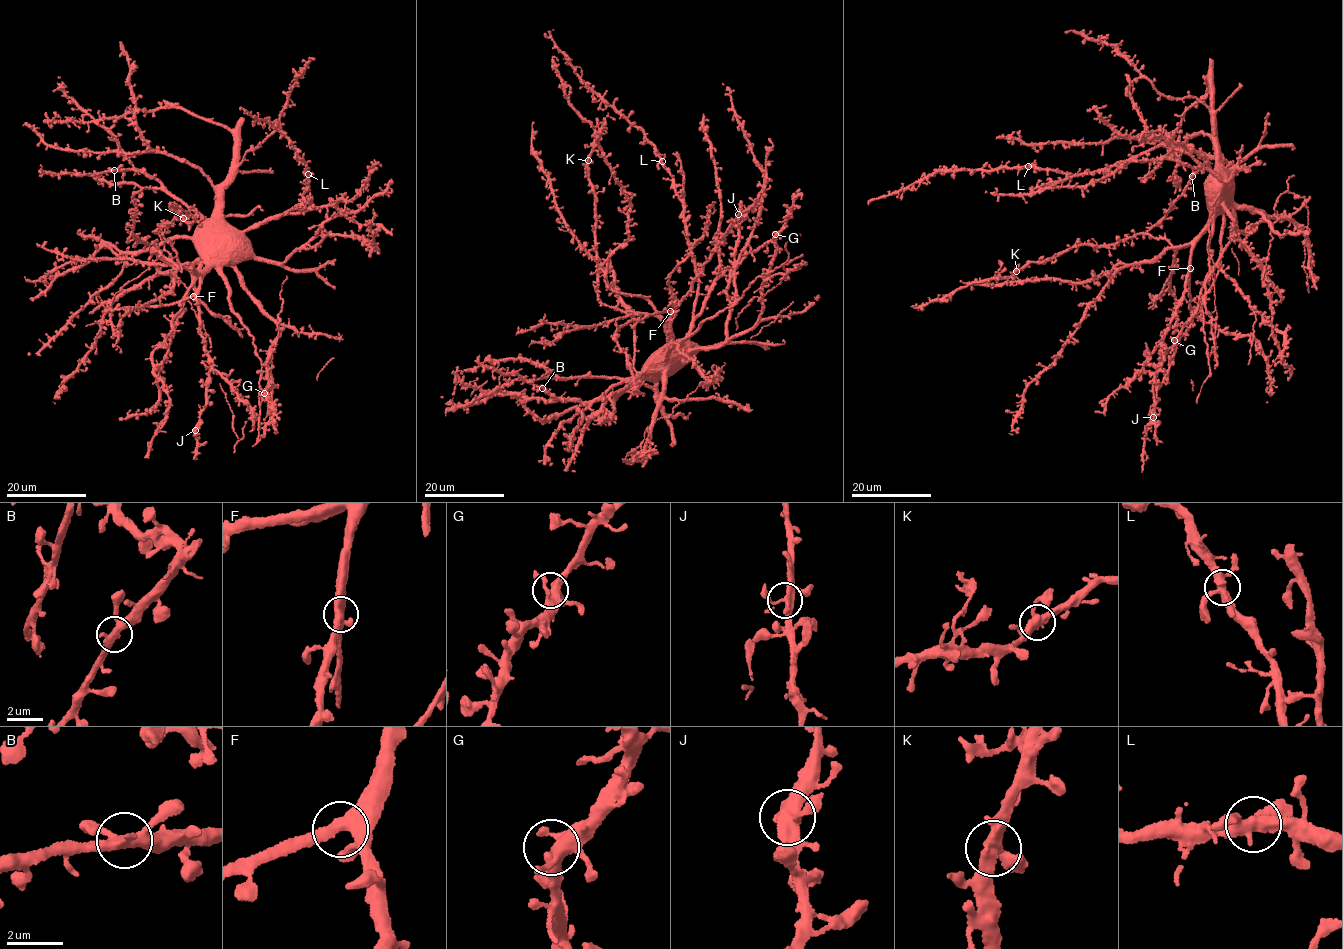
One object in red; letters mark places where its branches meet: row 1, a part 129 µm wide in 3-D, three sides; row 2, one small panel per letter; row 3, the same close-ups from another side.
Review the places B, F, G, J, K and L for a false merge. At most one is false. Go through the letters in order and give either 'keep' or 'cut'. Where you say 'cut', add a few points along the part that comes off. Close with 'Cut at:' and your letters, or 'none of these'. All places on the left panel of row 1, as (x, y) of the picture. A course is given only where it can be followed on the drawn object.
B: keep
F: keep
G: keep
J: keep
K: keep
L: keep
Cut at: none of these

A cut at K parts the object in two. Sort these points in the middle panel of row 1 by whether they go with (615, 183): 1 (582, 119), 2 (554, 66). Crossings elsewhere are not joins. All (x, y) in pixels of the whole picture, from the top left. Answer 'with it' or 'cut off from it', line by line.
1: cut off from it
2: cut off from it

